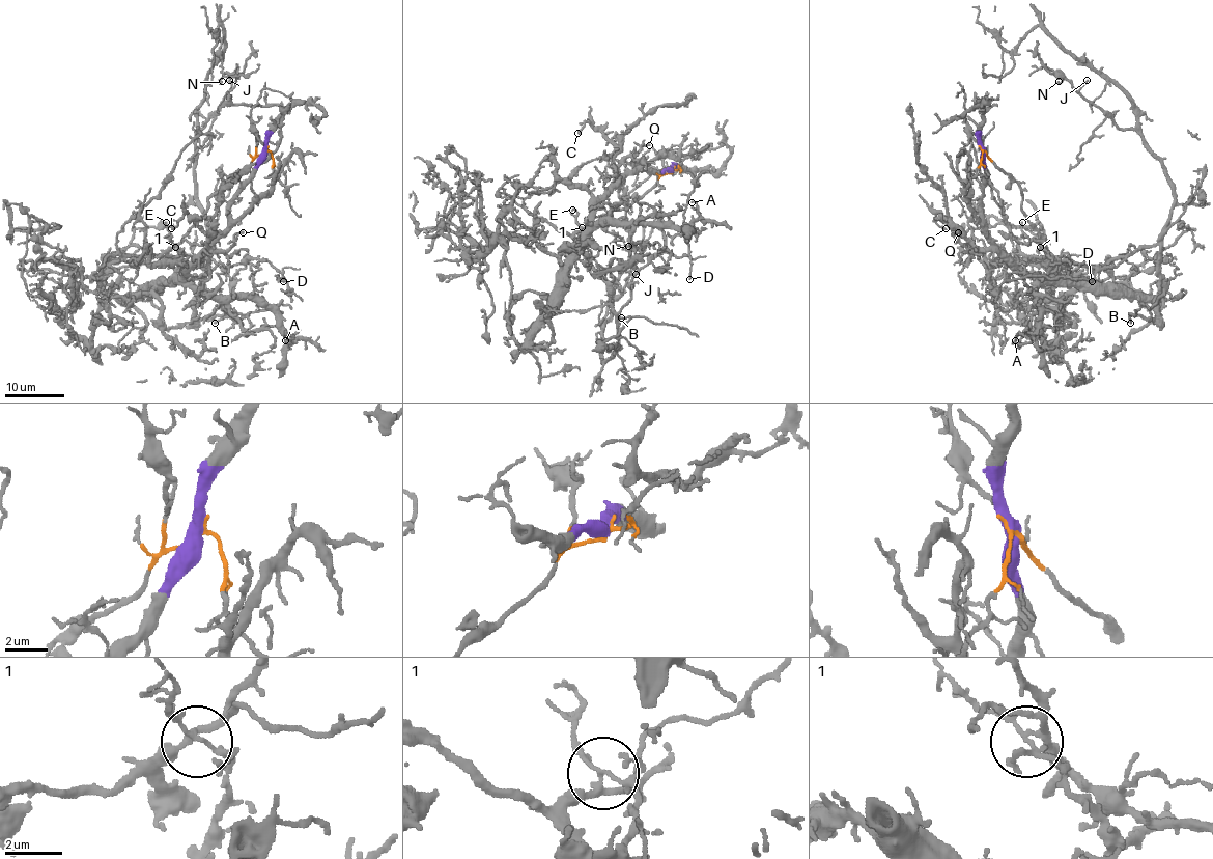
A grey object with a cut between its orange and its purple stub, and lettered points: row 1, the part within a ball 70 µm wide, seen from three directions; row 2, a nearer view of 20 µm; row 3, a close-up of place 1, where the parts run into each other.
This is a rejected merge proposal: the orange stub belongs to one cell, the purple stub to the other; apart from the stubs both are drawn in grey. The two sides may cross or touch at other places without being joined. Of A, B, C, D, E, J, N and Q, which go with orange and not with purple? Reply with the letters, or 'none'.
B, D, J, N

